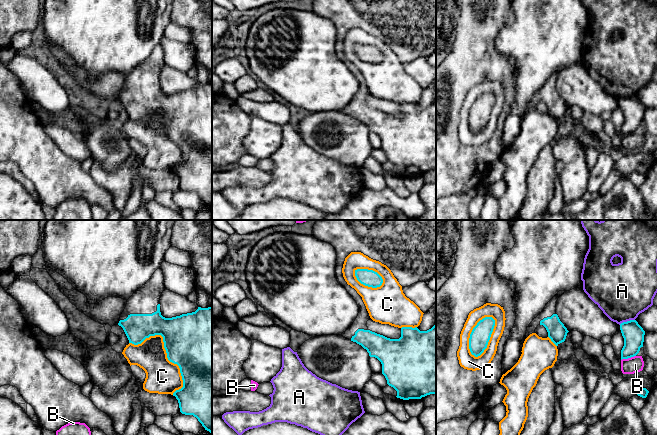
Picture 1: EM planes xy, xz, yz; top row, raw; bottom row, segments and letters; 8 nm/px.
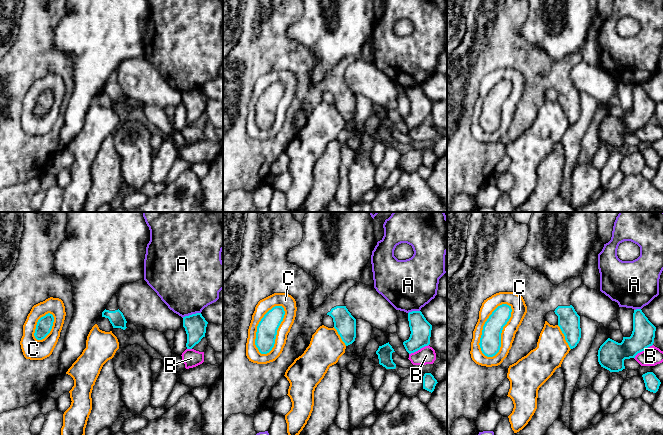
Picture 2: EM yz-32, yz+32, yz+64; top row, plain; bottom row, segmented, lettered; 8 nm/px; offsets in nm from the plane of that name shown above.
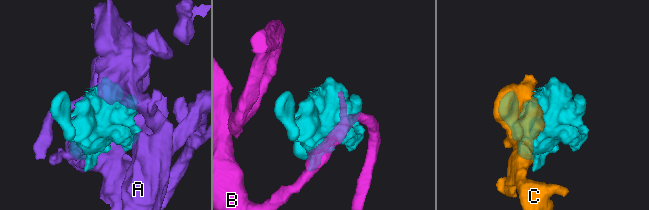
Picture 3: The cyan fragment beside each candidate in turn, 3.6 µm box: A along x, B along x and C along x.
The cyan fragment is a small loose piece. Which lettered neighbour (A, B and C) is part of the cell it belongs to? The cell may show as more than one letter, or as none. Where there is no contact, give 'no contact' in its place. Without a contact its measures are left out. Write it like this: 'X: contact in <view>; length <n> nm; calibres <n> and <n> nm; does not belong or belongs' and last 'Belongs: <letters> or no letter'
A: contact in yz; length 130 nm; calibres 170 and 460 nm; does not belong
B: contact in yz; length 130 nm; calibres 170 and 130 nm; does not belong
C: contact in xy; length 550 nm; calibres 460 and 280 nm; does not belong
Belongs: no letter

